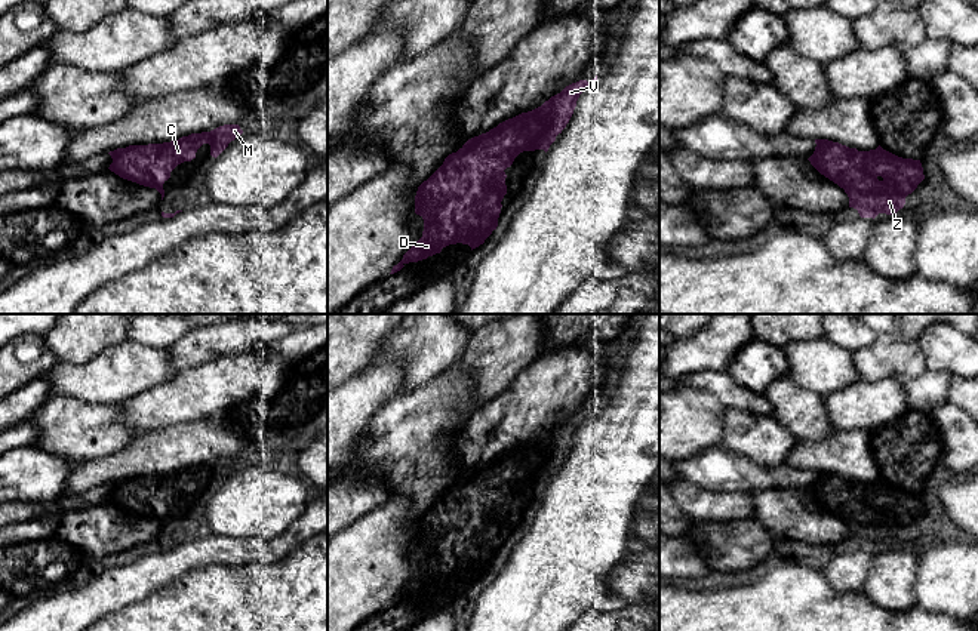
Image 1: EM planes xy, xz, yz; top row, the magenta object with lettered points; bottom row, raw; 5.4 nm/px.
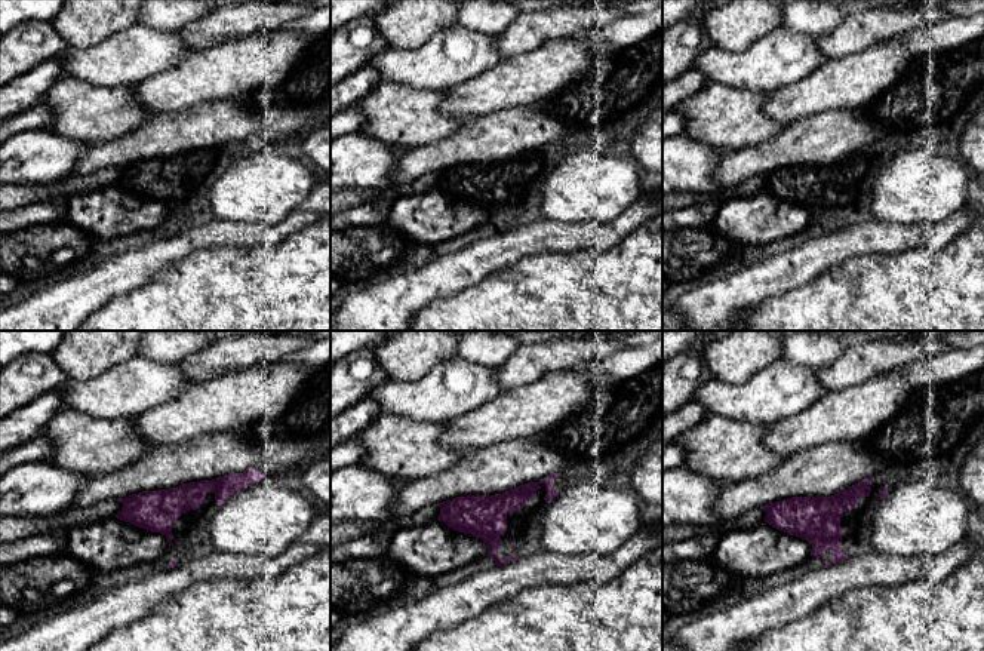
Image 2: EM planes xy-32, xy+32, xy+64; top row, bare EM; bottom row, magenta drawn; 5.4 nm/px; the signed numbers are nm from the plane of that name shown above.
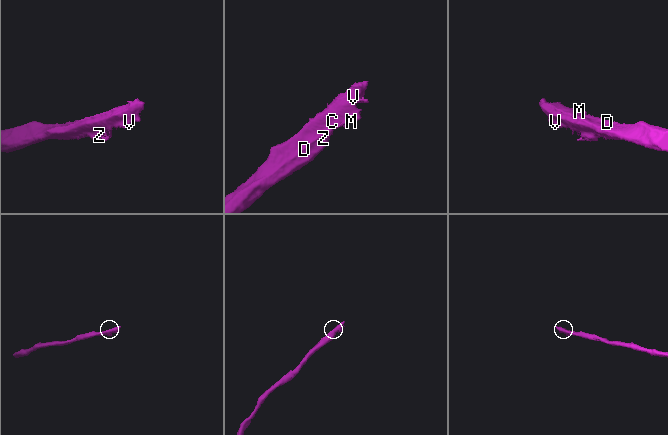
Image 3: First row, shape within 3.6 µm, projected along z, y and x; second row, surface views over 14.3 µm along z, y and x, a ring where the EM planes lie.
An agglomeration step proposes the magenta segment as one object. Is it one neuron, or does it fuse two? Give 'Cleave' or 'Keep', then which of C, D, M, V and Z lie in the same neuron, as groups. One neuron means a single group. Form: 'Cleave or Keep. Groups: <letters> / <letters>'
Keep. Groups: C D M V Z

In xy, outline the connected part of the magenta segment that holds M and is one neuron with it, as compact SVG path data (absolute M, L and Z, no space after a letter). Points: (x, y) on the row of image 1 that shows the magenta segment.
M224 124L210 132L191 133L170 142L117 148L108 153L113 158L108 169L123 179L156 188L163 200L163 184L178 164L196 158L203 144L210 145L210 156L216 158L242 133L239 124Z

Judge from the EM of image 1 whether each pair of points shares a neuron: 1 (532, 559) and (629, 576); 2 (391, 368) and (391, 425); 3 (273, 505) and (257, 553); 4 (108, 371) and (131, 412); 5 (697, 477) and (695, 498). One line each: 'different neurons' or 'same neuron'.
1: different neurons
2: different neurons
3: different neurons
4: different neurons
5: different neurons

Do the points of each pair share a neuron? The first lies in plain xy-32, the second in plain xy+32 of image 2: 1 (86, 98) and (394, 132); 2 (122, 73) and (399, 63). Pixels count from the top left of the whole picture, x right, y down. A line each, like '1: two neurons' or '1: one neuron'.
1: one neuron
2: one neuron

